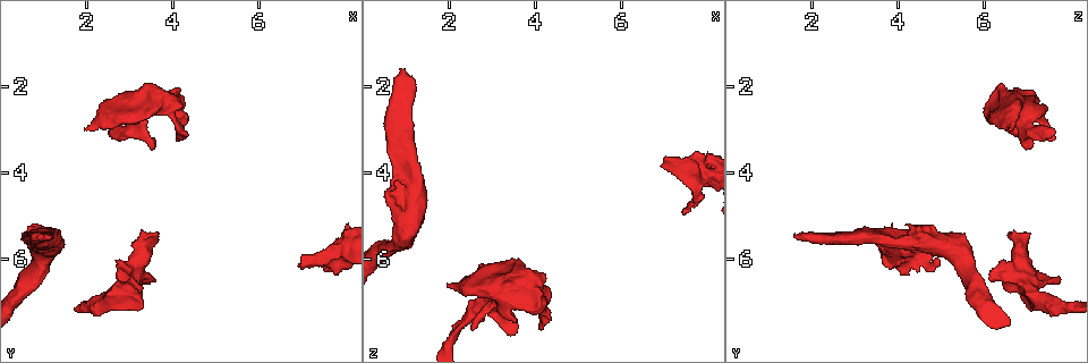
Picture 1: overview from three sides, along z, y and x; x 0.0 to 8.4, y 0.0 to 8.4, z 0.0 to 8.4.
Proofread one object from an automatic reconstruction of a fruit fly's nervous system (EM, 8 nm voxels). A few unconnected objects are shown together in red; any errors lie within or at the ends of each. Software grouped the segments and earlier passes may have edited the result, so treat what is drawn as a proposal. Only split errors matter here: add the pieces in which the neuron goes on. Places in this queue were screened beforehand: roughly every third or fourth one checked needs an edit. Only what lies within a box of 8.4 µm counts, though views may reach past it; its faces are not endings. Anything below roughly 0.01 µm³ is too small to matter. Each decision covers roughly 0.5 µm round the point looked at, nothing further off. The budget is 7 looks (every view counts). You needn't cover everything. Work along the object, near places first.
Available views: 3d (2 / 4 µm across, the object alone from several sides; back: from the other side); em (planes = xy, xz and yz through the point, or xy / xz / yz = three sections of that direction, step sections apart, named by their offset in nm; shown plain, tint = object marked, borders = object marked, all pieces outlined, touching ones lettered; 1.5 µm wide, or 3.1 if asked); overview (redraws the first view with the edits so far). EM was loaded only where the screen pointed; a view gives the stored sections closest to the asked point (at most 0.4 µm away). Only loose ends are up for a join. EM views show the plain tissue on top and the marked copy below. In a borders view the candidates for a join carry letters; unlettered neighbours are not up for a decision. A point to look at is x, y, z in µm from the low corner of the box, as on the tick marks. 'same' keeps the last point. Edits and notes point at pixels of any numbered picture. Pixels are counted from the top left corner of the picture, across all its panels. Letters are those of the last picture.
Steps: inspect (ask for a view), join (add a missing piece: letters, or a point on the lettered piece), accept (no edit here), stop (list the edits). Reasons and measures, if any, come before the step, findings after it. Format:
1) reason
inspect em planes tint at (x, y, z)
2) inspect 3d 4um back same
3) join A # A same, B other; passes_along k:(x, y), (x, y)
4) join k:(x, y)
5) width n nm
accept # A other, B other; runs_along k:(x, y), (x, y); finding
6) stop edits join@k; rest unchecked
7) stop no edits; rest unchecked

stops while still wide
inspect em planes borders at (2.00, 2.95, 6.60)

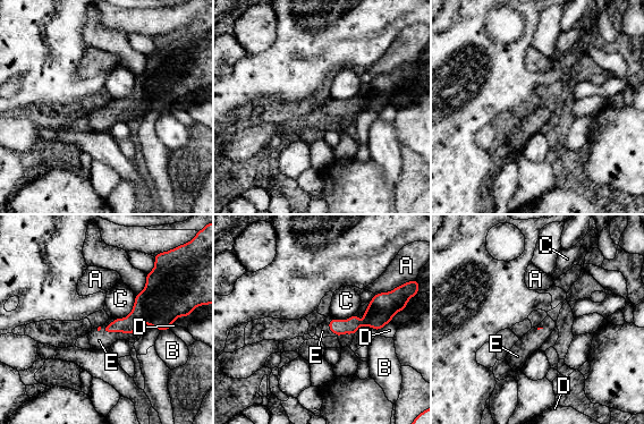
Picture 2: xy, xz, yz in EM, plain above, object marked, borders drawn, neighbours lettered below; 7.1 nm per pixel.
join E # A other, B other, C other, D other, E same; passes_along 2:(150, 306), (126, 332), (99, 340); the neuron continues

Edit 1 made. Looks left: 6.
thick end
inspect em xy step 4 borders at (3.60, 5.40, 6.55)

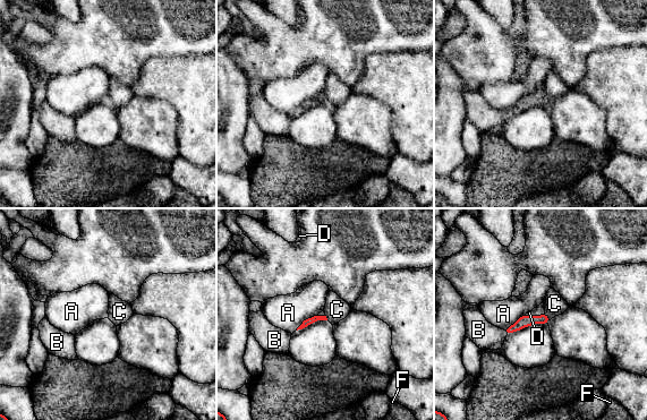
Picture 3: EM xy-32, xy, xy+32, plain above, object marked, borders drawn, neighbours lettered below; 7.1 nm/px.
join D # A other, B other, C other, D same, F other; passes_along 3:(525, 320), (535, 316), (538, 310); it goes on there

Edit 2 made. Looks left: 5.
inspect overview

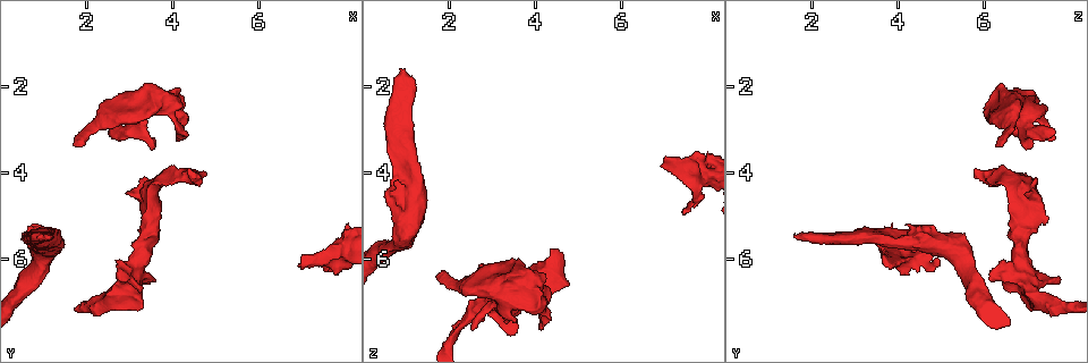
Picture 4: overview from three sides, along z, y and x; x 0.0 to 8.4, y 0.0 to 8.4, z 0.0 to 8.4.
an open end
inspect em planes borders at (6.95, 6.15, 3.85)

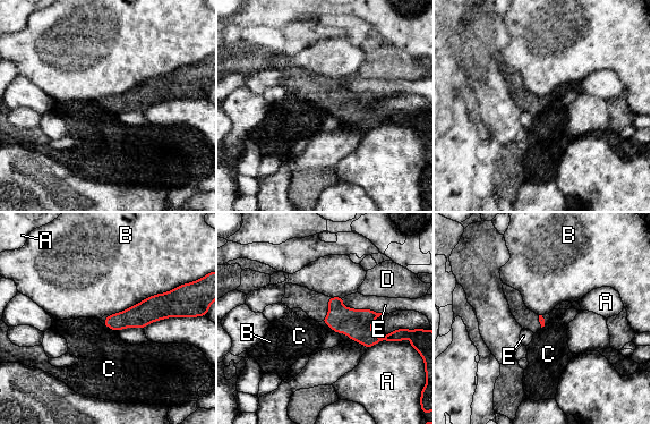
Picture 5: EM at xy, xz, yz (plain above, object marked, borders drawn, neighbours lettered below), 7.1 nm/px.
join C # A other, B other, C same, D other, E other; passes_along 5:(129, 318), (111, 328), (108, 363); the neuron continues

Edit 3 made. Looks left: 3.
stop edits join@2, join@3, join@5; rest unchecked

